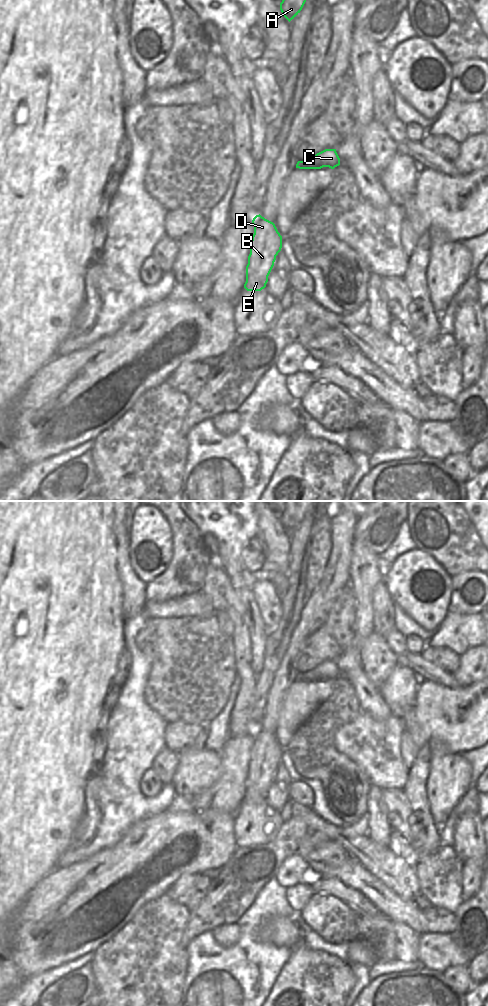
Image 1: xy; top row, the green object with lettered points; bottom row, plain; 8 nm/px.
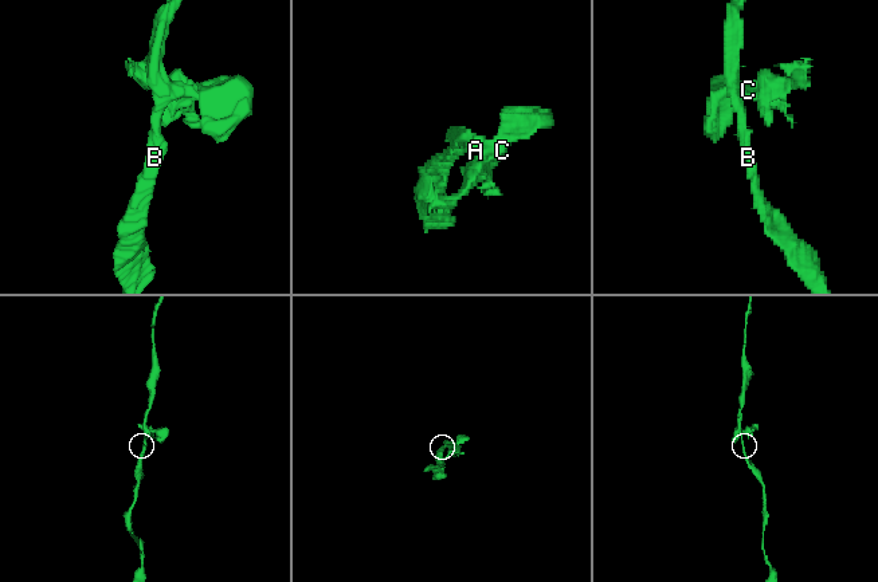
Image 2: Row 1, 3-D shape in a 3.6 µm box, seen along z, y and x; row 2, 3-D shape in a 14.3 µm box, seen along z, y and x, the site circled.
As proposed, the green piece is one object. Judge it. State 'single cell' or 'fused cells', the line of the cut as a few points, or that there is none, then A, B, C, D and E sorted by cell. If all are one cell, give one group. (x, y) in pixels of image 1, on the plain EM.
fused cells; cut in xy along (317, 670), (310, 678), (300, 677), (298, 679); A B D E / C

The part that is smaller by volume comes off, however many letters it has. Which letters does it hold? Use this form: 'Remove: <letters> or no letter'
Remove: C

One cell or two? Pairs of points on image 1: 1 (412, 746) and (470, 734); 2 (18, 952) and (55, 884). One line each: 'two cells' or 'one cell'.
1: one cell
2: one cell

